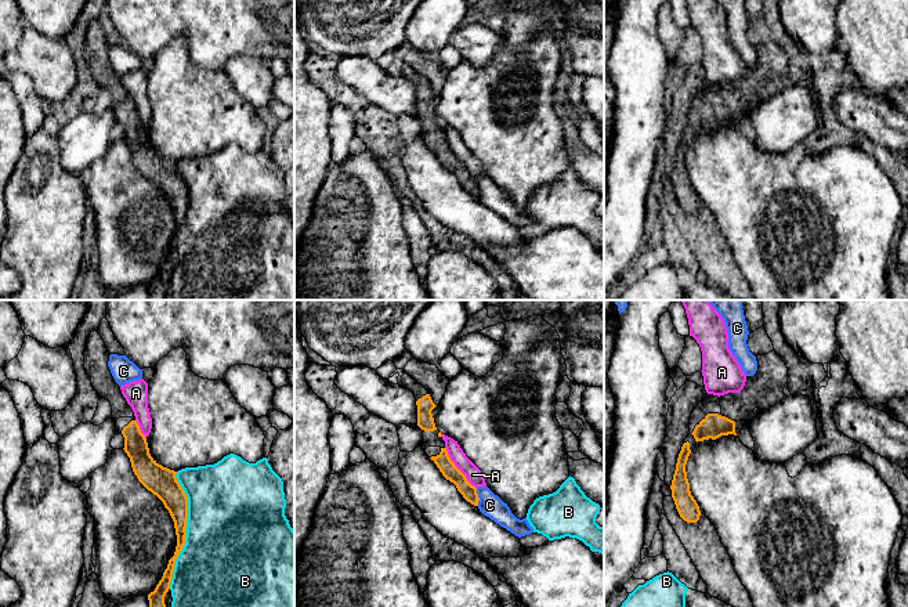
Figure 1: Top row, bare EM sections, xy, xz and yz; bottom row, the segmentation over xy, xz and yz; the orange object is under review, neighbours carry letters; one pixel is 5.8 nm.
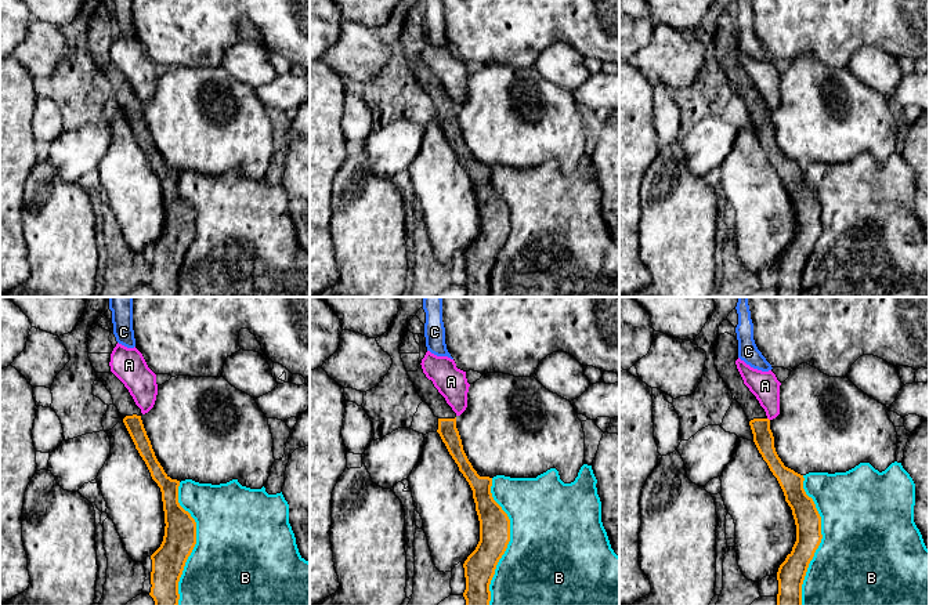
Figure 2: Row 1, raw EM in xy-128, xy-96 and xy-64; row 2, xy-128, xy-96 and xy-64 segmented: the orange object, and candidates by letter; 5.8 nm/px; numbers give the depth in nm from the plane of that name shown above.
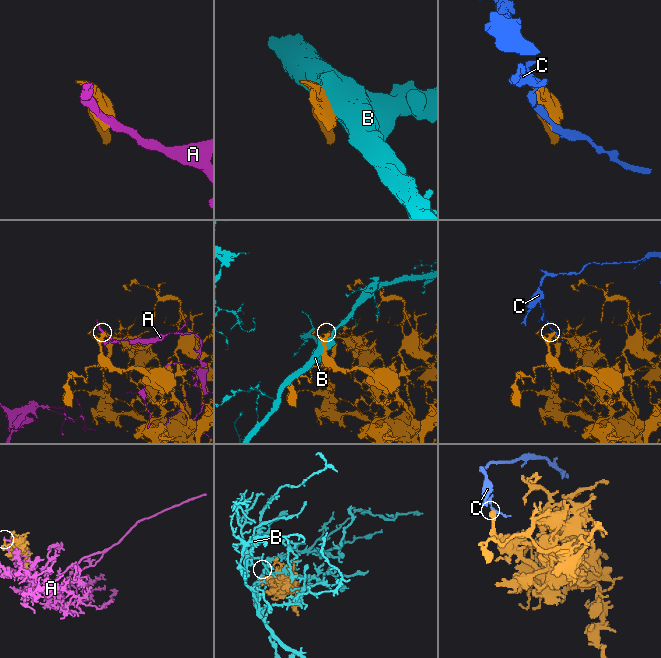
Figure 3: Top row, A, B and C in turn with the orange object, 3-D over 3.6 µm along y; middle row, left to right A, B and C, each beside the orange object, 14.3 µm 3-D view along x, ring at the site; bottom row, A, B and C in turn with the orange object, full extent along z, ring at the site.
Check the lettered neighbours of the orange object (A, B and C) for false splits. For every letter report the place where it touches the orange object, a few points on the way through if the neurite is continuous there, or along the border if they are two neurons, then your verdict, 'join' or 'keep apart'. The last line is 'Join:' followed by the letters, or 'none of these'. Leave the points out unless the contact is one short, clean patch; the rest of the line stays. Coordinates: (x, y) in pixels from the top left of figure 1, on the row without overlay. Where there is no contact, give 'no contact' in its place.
A: meets orange in xz at (456, 158); keep apart
B: meets orange in xy at (184, 220); keep apart
C: meets orange in xz at (477, 187); border along xz (476, 179), (478, 195); keep apart
Join: none of these

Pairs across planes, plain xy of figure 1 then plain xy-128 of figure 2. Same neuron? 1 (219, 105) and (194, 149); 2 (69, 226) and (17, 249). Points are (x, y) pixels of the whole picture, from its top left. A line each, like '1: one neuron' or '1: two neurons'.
1: one neuron
2: two neurons

